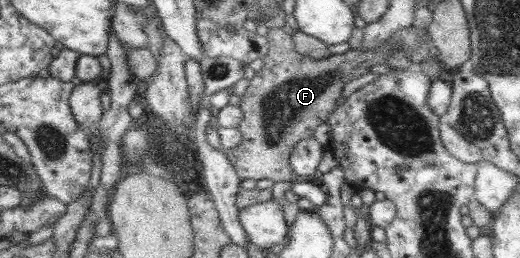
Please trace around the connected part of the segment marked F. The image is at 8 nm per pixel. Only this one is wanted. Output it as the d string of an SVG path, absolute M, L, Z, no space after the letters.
M273 27L268 29L266 36L269 39L270 49L264 56L264 67L254 74L246 91L235 100L244 112L244 119L238 124L238 129L243 133L243 142L234 149L224 149L230 163L237 169L240 181L243 178L263 180L269 178L274 182L301 182L308 178L296 175L290 165L290 150L299 140L311 137L315 127L324 122L334 109L337 108L335 100L339 98L346 82L365 75L371 66L383 64L386 55L391 55L392 48L388 42L381 40L380 46L369 51L358 51L350 48L340 55L329 55L317 60L299 54L293 46L292 36L282 29Z

